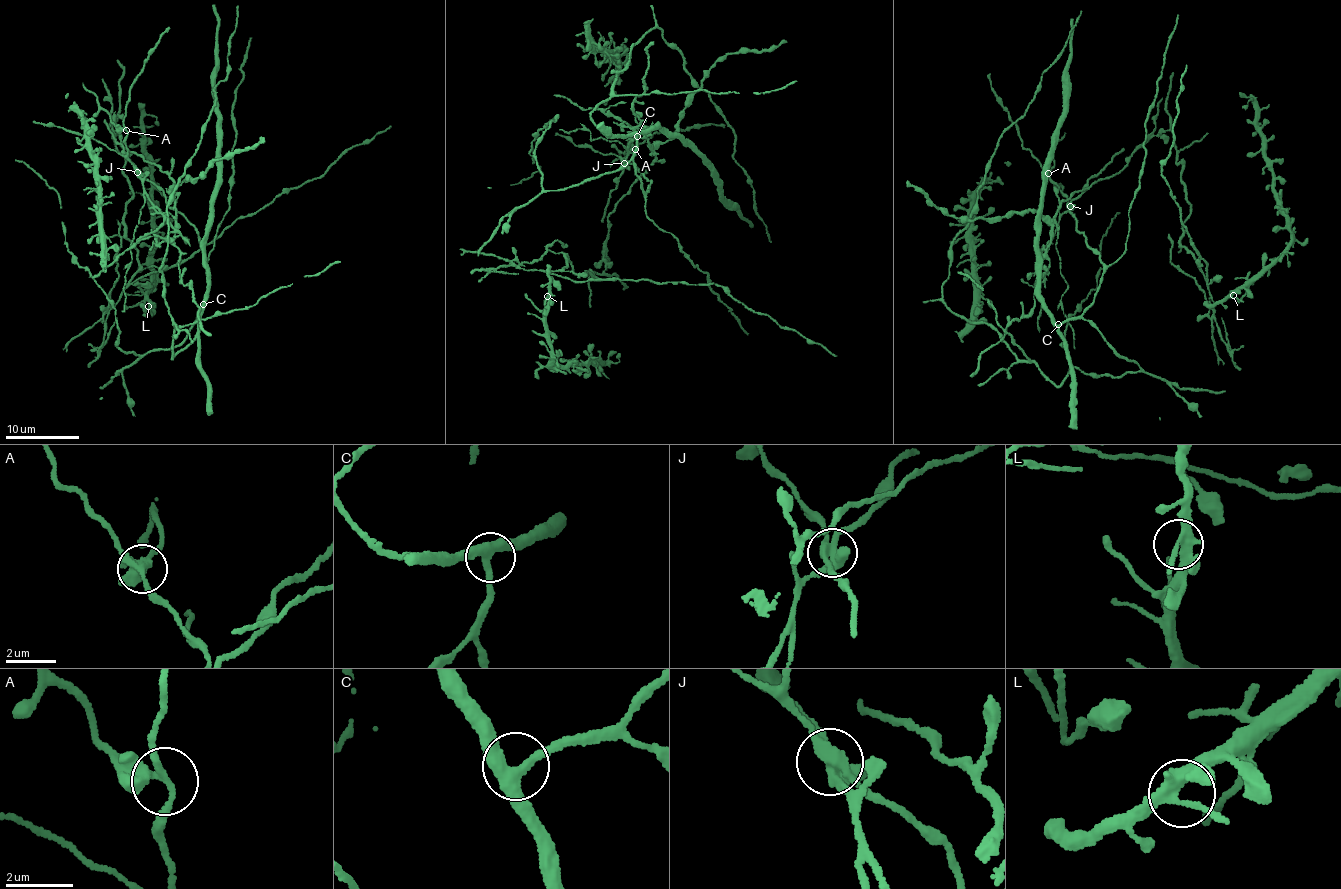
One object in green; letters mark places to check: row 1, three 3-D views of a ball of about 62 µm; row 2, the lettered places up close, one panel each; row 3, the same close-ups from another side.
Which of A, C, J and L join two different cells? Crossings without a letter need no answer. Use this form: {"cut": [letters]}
{"cut": ["A", "J"]}

